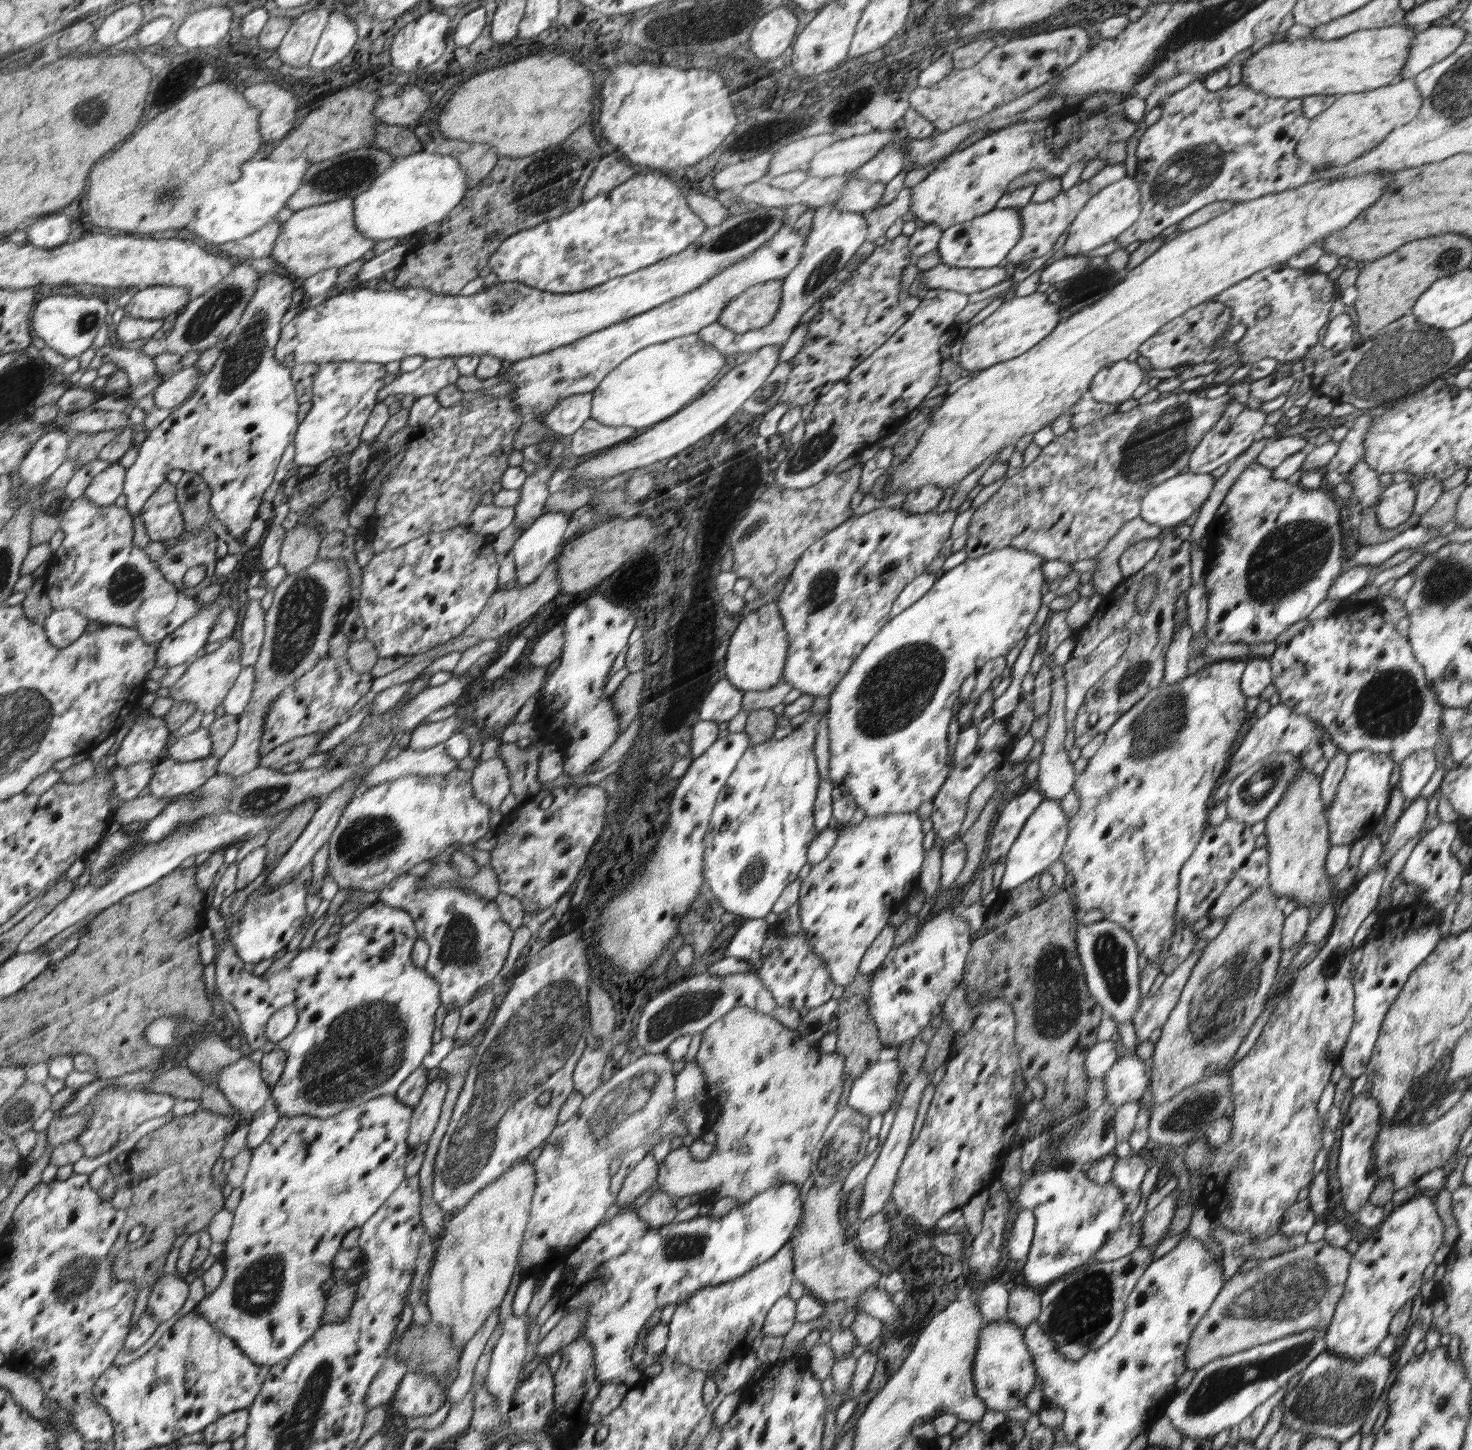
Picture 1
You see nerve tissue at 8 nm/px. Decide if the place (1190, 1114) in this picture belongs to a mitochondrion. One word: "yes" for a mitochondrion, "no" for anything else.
yes

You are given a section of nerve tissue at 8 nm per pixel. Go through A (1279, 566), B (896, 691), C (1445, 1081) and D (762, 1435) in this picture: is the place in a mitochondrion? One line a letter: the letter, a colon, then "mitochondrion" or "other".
A: mitochondrion
B: mitochondrion
C: mitochondrion
D: other

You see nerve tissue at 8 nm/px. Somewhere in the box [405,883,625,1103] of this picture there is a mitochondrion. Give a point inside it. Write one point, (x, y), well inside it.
(462, 947)

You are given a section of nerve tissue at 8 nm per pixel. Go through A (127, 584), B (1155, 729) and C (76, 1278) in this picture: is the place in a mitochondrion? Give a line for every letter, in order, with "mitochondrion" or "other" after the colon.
A: mitochondrion
B: mitochondrion
C: mitochondrion

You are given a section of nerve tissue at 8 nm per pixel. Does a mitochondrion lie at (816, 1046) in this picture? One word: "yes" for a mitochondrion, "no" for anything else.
no

